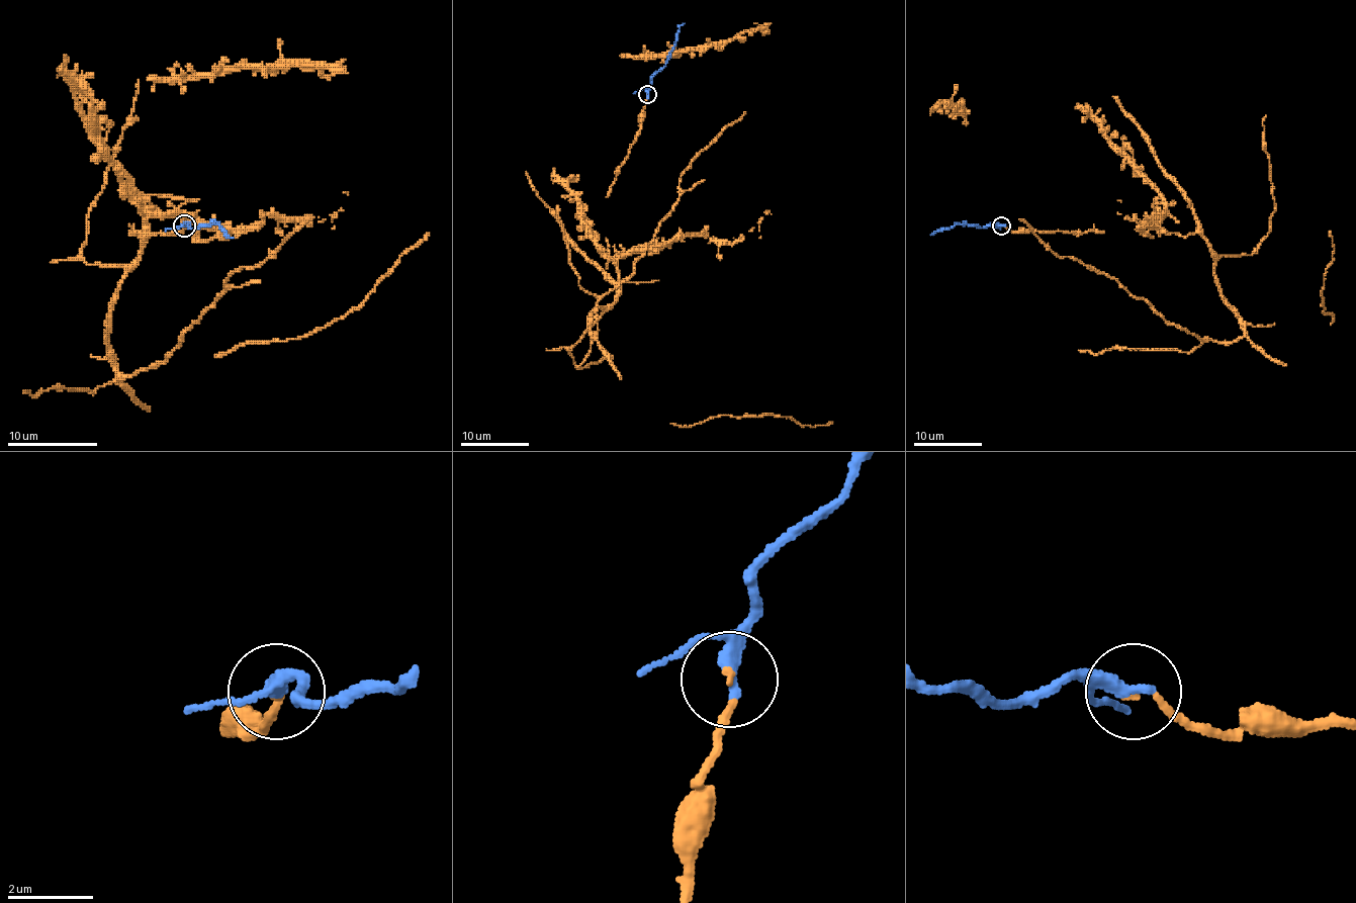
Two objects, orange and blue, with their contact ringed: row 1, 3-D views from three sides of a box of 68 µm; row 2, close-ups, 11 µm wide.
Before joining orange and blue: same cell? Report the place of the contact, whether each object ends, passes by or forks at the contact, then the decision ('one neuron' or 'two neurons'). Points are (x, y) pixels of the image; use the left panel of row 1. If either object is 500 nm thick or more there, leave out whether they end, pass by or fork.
at (184, 226); orange ends there; blue passes by; one neuron

